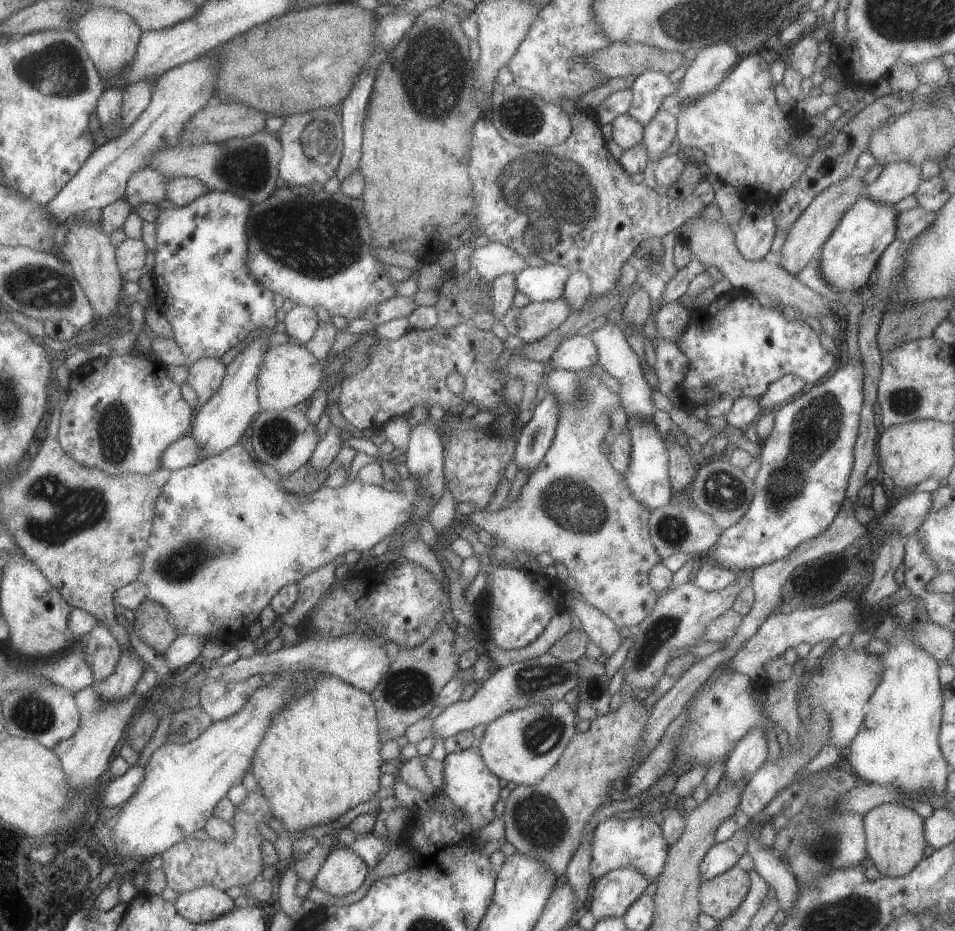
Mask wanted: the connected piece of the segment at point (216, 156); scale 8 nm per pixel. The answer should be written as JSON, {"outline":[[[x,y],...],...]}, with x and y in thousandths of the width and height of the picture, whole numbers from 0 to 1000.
{"outline":[[[277,140],[260,147],[240,149],[236,154],[210,154],[200,157],[196,153],[190,153],[163,163],[155,178],[176,190],[207,191],[221,205],[240,205],[268,219],[287,207],[293,165],[294,156],[289,144]]]}

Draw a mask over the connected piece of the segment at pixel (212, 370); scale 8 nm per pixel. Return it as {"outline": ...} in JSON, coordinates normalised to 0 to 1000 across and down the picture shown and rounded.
{"outline":[[[213,383],[197,393],[195,412],[205,423],[206,436],[215,434],[229,417],[237,393],[229,386]]]}

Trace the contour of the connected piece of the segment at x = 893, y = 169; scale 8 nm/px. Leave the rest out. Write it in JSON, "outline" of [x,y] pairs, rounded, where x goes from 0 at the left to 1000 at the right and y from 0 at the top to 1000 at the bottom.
{"outline":[[[946,173],[931,175],[924,179],[918,191],[907,200],[907,209],[914,217],[936,223],[943,213],[956,208],[964,194],[961,178]]]}

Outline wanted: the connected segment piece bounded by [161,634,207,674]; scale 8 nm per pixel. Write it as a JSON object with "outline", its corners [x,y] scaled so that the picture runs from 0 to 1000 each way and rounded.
{"outline":[[[207,681],[185,682],[183,687],[175,695],[172,704],[174,715],[179,723],[185,723],[196,713],[208,709],[208,700],[217,690]]]}

